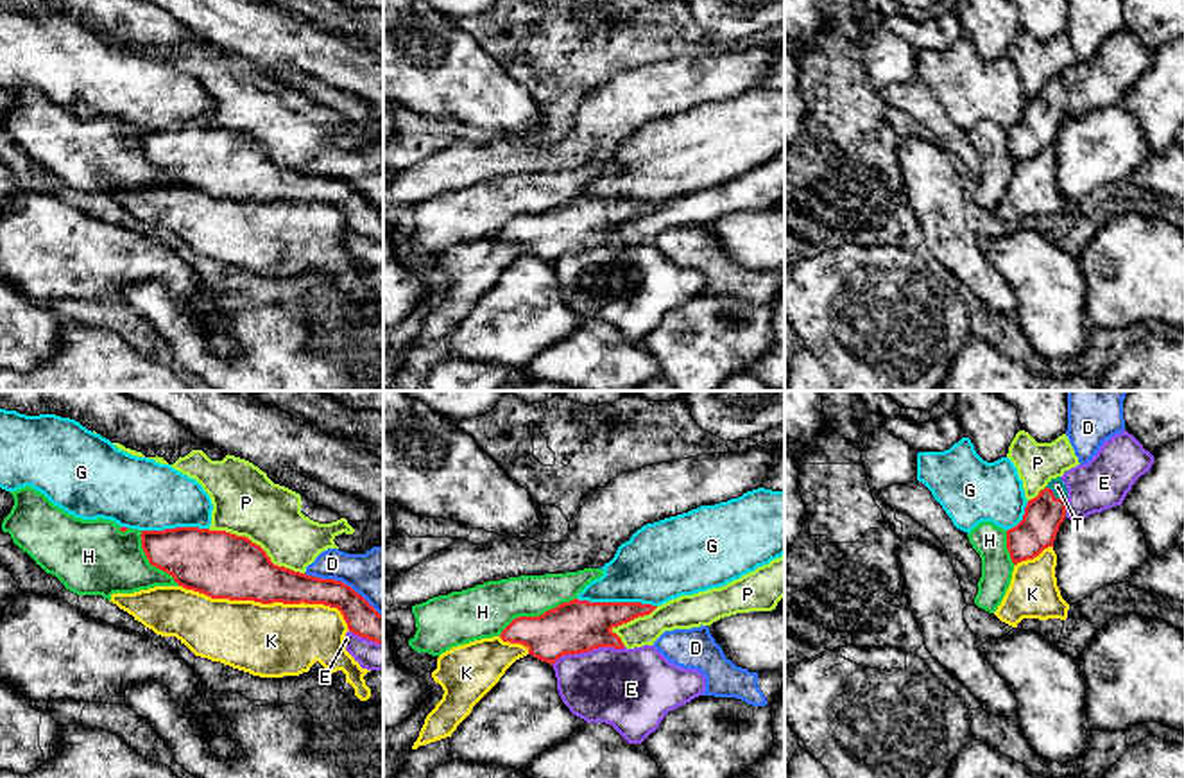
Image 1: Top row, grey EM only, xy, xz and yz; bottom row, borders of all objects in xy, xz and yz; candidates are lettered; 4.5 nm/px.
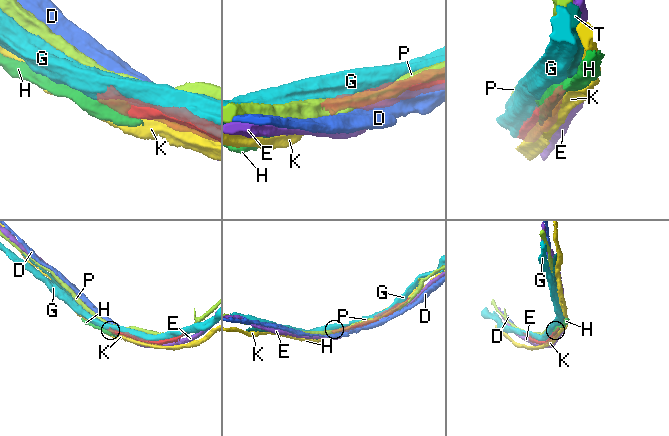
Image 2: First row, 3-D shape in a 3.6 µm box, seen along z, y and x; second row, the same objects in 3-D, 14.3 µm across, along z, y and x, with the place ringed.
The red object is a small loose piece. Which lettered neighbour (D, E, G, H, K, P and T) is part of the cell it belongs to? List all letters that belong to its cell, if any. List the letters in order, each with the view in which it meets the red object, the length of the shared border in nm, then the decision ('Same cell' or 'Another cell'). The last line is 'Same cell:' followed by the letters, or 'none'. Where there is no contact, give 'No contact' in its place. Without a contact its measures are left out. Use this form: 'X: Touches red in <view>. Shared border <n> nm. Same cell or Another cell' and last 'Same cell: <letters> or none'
D: Touches red in xy. Shared border 400 nm. Another cell
E: Touches red in xz. Shared border 340 nm. Another cell
G: Touches red in xz. Shared border 360 nm. Another cell
H: Touches red in xz. Shared border 400 nm. Another cell
K: Touches red in xy. Shared border 800 nm. Another cell
P: Touches red in xy. Shared border 480 nm. Another cell
T: Touches red in yz. Shared border 120 nm. Same cell
Same cell: T

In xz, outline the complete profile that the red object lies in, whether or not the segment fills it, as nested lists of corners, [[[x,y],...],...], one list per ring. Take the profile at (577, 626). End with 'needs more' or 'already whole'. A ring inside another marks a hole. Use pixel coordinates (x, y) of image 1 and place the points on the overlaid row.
[[[573,599],[539,617],[518,617],[500,635],[503,642],[521,644],[534,658],[553,665],[564,654],[598,647],[623,649],[613,627],[650,615],[657,606],[641,602],[589,602]]] | already whole

